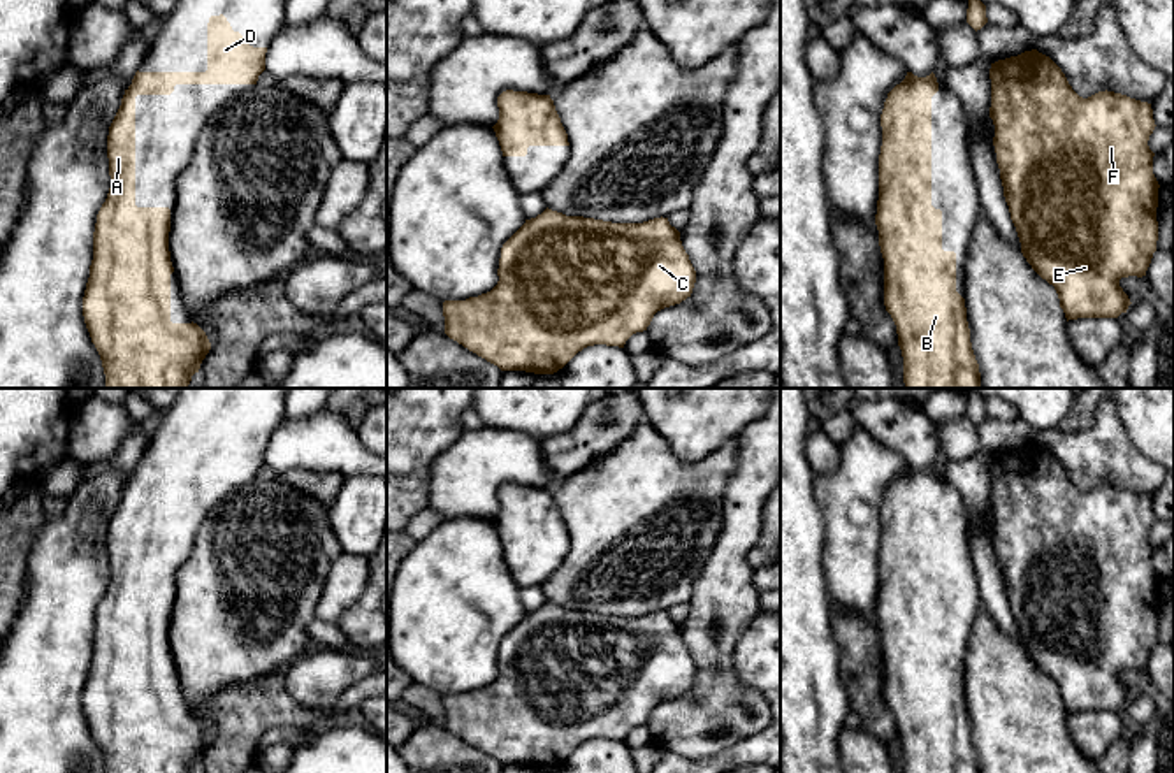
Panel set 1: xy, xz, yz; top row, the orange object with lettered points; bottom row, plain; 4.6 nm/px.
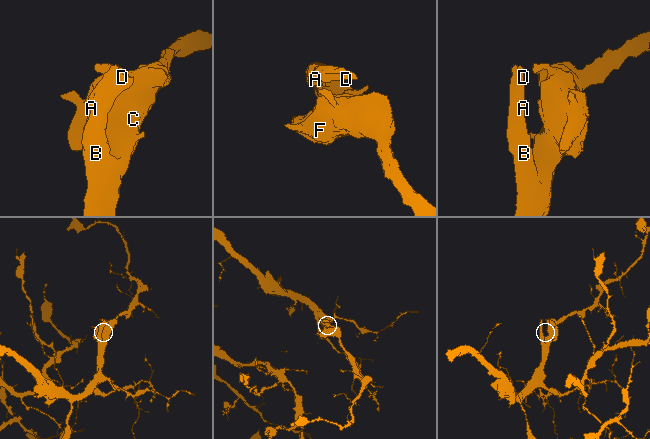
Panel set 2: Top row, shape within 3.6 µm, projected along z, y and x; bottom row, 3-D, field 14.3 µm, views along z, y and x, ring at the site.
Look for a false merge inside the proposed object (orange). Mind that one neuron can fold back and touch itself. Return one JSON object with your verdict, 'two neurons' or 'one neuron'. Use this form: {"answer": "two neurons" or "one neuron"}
{"answer": "one neuron"}

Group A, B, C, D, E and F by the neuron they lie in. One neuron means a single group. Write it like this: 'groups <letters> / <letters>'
groups A B C D E F

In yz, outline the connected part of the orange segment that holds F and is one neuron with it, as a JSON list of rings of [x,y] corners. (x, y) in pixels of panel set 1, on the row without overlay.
[[[1037,443],[991,457],[989,473],[989,511],[995,518],[993,539],[1000,562],[1004,590],[1021,636],[1023,650],[1042,673],[1054,680],[1067,715],[1077,712],[1118,712],[1121,706],[1127,706],[1128,699],[1132,697],[1128,689],[1120,680],[1120,673],[1128,669],[1146,669],[1158,634],[1156,601],[1160,578],[1153,567],[1155,546],[1148,539],[1149,529],[1156,520],[1151,497],[1107,483],[1083,492],[1072,483],[1062,462],[1049,450],[1039,446]]]

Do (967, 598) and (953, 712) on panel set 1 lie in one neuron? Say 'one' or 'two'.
one

